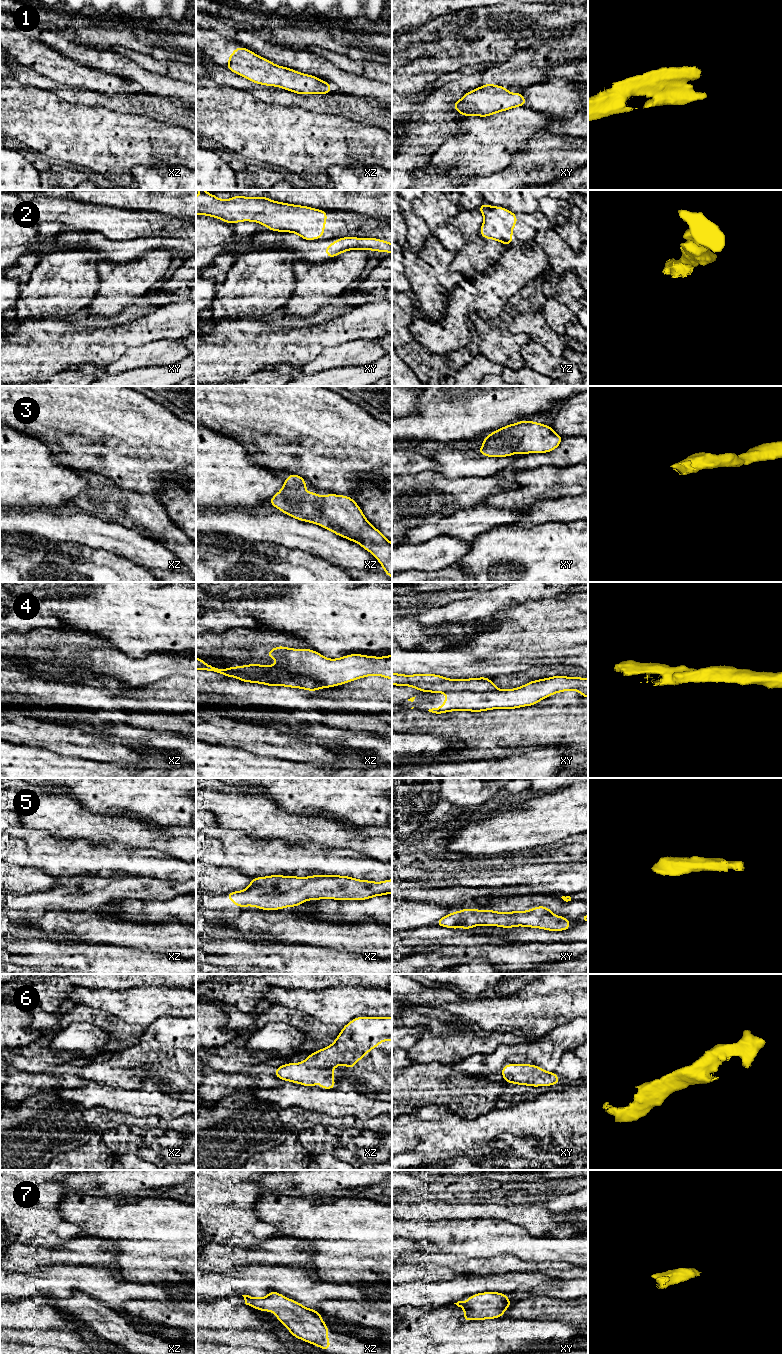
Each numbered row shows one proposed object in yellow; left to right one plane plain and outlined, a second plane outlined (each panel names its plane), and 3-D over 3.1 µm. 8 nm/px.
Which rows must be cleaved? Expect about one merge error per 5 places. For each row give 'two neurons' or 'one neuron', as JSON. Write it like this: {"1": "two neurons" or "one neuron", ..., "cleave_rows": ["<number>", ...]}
{"1": "one neuron", "2": "two neurons", "3": "one neuron", "4": "two neurons", "5": "one neuron", "6": "one neuron", "7": "one neuron", "cleave_rows": ["2", "4"]}

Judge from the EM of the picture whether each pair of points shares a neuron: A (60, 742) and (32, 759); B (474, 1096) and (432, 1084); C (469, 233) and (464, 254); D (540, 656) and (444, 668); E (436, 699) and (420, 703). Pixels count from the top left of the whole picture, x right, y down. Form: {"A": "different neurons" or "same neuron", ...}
{"A": "different neurons", "B": "same neuron", "C": "same neuron", "D": "same neuron", "E": "same neuron"}

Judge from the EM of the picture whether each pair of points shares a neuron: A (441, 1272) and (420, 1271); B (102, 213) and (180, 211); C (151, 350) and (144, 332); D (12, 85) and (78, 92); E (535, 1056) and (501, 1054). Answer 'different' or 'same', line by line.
A: same
B: different
C: different
D: different
E: same

